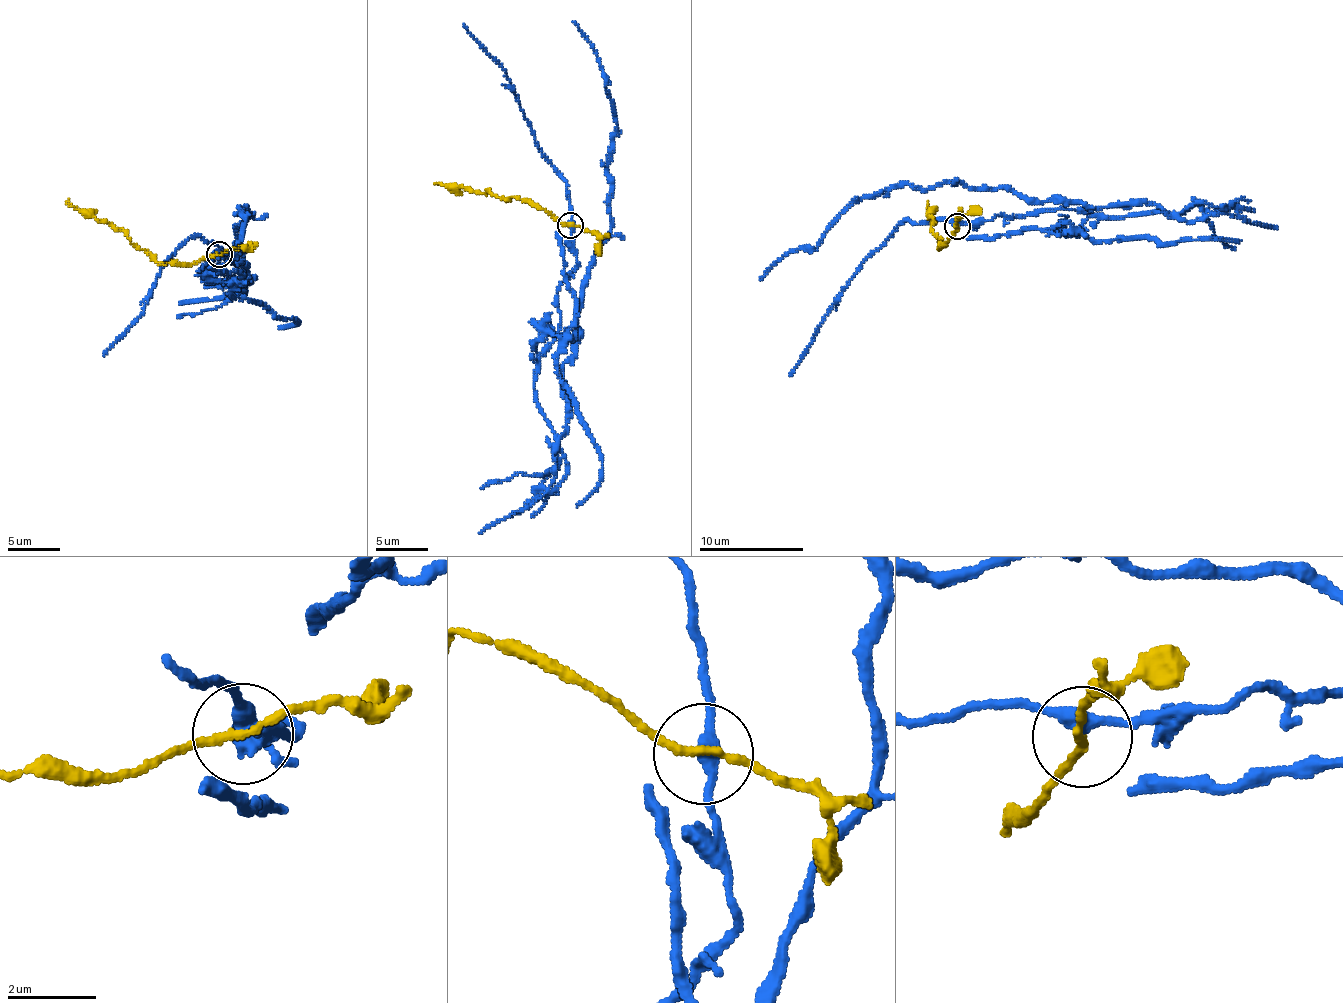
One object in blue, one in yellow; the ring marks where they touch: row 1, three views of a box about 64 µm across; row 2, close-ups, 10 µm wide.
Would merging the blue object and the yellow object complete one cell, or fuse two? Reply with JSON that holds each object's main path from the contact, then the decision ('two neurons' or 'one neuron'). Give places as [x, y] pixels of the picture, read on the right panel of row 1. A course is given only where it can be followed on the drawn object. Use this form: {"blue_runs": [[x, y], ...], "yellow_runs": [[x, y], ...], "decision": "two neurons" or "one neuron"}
{"blue_runs": [[957, 224], [1060, 208], [1168, 213], [895, 184], [858, 198], [760, 280]], "yellow_runs": [[957, 227], [939, 248], [941, 240], [931, 227], [935, 224], [930, 216], [928, 201]], "decision": "two neurons"}

